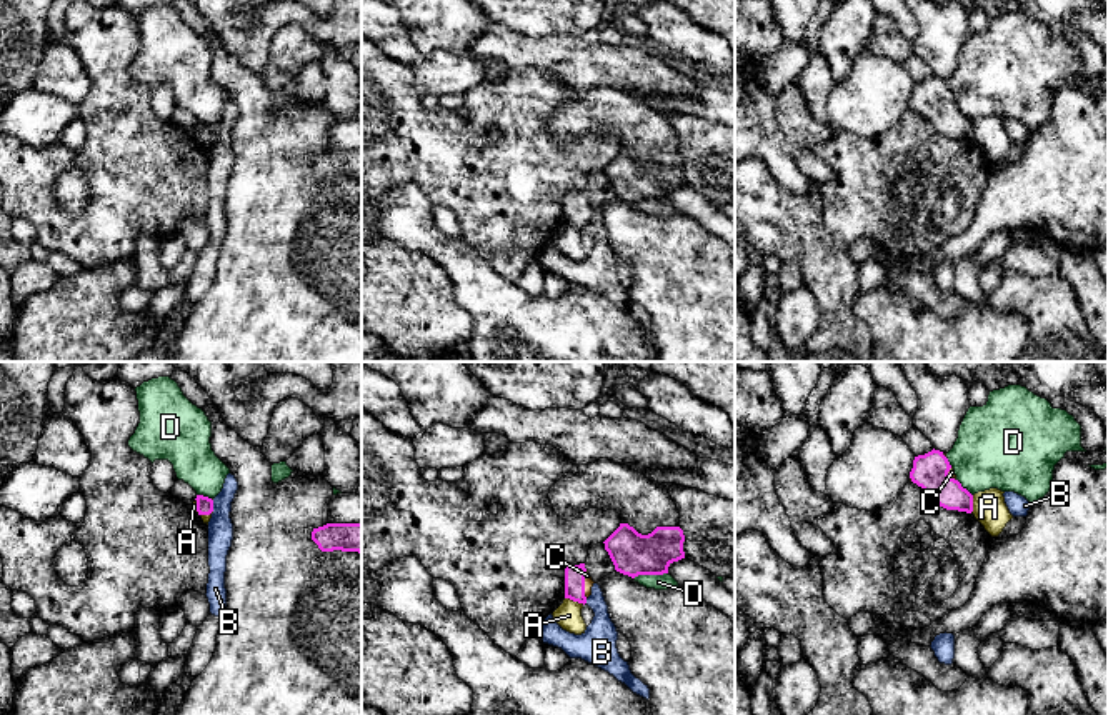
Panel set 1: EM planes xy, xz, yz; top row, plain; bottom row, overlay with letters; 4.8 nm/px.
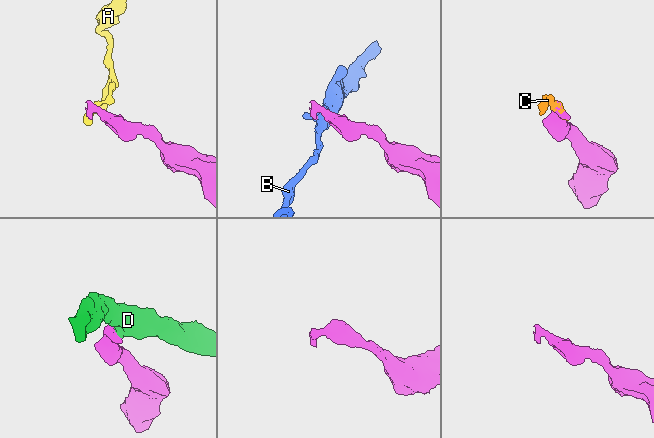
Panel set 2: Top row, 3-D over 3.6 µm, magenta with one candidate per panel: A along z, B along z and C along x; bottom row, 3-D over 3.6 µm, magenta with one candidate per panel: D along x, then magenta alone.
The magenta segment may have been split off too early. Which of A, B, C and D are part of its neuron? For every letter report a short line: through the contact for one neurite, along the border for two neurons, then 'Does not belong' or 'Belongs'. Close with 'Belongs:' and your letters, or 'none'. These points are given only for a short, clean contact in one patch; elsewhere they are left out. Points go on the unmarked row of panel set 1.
A: Line: xz (565, 224), (583, 230). Does not belong
B: Line: xy (212, 127), (214, 137). Does not belong
C: Line: xz (573, 200), (583, 210), (588, 209). Belongs
D: Does not belong
Belongs: C

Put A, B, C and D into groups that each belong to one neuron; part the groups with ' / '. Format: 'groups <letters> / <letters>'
groups A / B / C / D

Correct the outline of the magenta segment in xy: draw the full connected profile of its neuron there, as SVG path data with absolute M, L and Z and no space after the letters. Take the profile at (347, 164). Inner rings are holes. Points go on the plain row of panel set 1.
M327 150L313 155L312 167L322 178L358 178L362 180L362 150Z

